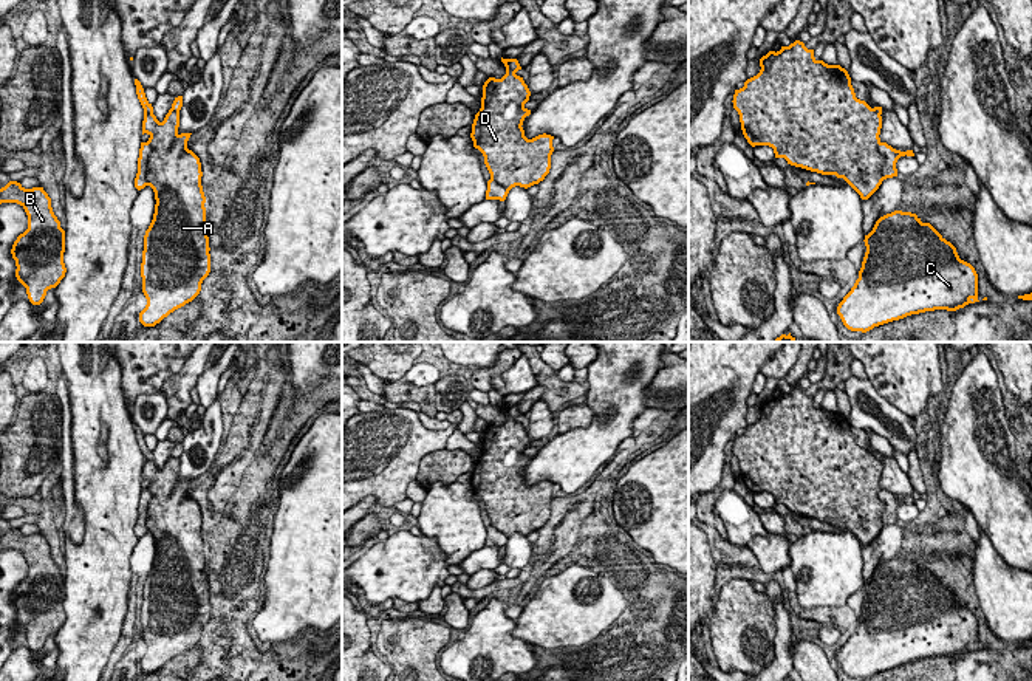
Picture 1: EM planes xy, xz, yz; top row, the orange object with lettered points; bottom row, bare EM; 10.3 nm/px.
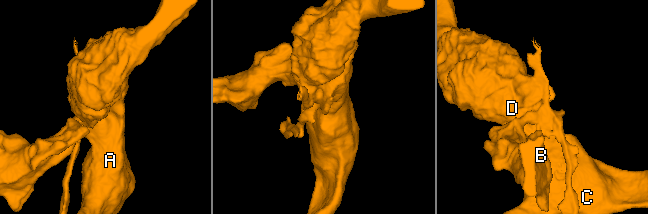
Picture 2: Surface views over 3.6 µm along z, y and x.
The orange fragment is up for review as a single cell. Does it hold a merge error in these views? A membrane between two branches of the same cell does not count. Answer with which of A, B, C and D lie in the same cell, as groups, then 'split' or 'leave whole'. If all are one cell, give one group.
groups A C D / B; split

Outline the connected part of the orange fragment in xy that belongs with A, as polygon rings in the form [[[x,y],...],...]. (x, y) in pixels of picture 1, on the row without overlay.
[[[169,457],[164,467],[159,469],[153,460],[144,461],[142,481],[147,480],[149,491],[153,494],[147,508],[147,529],[155,539],[153,566],[144,582],[144,597],[141,610],[142,639],[147,645],[145,655],[139,659],[139,669],[144,673],[155,673],[175,656],[192,648],[201,638],[203,627],[210,619],[210,594],[206,577],[206,543],[201,532],[200,505],[187,495],[192,480],[178,480],[179,458]]]

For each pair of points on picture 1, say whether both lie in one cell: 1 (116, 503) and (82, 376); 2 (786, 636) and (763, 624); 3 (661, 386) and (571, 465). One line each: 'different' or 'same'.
1: same
2: different
3: different

